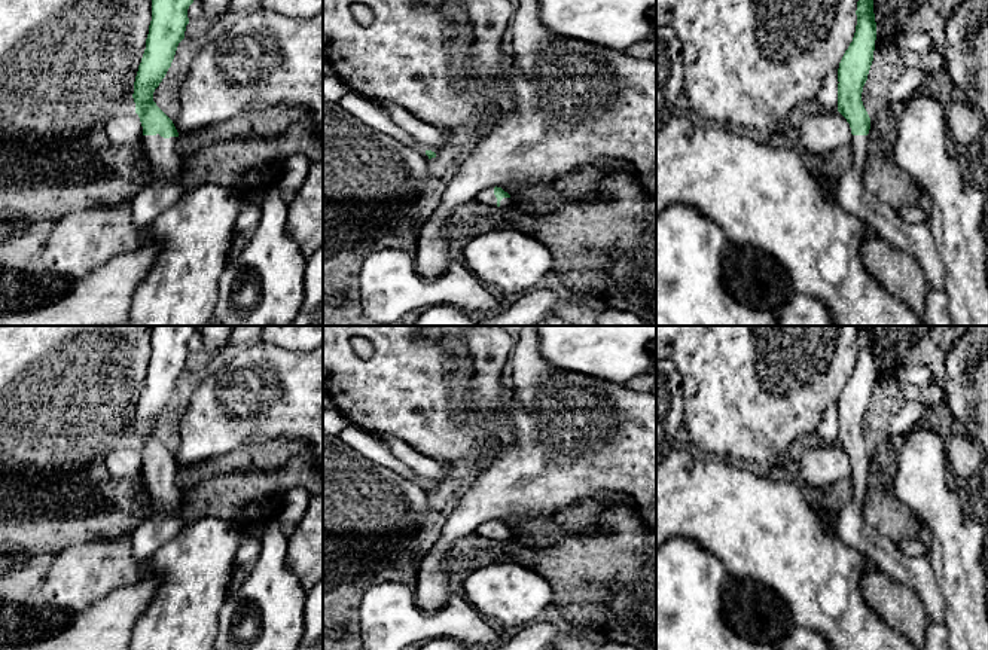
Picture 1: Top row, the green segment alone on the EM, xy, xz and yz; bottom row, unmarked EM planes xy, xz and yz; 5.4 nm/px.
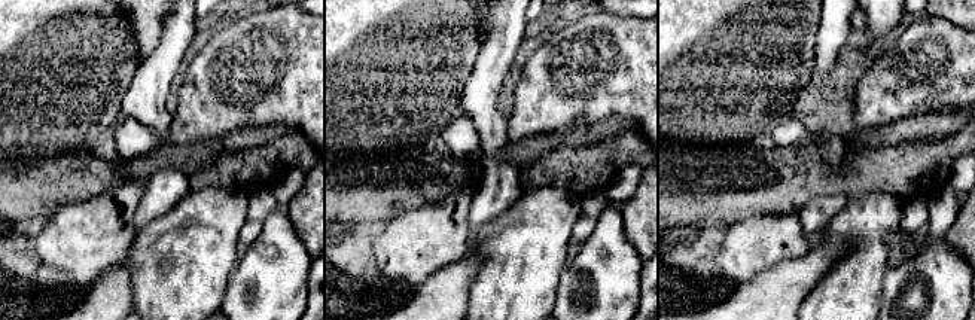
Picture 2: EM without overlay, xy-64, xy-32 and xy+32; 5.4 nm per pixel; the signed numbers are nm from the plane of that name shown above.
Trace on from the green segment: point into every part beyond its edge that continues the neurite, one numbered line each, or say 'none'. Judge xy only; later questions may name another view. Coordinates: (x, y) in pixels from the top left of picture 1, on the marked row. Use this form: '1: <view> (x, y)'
1: xy (149, 203)

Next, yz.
1: yz (851, 195)

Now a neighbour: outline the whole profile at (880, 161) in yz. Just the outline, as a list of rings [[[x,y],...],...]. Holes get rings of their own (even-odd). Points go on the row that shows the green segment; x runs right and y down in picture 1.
[[[890,104],[870,119],[869,147],[863,164],[863,184],[881,202],[896,211],[918,207],[920,184],[903,171],[894,158],[897,125],[903,104]]]

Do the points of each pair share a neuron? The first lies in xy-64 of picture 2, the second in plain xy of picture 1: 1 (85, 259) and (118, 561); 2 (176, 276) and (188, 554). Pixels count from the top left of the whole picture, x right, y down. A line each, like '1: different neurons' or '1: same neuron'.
1: same neuron
2: same neuron

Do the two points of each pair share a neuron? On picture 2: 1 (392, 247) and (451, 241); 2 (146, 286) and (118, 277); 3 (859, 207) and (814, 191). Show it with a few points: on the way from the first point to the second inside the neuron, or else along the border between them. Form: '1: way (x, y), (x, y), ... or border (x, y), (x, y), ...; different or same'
1: way (407, 247), (419, 241), (436, 241); same
2: border (124, 262), (130, 270), (134, 304); different
3: border (881, 191), (847, 198); different

